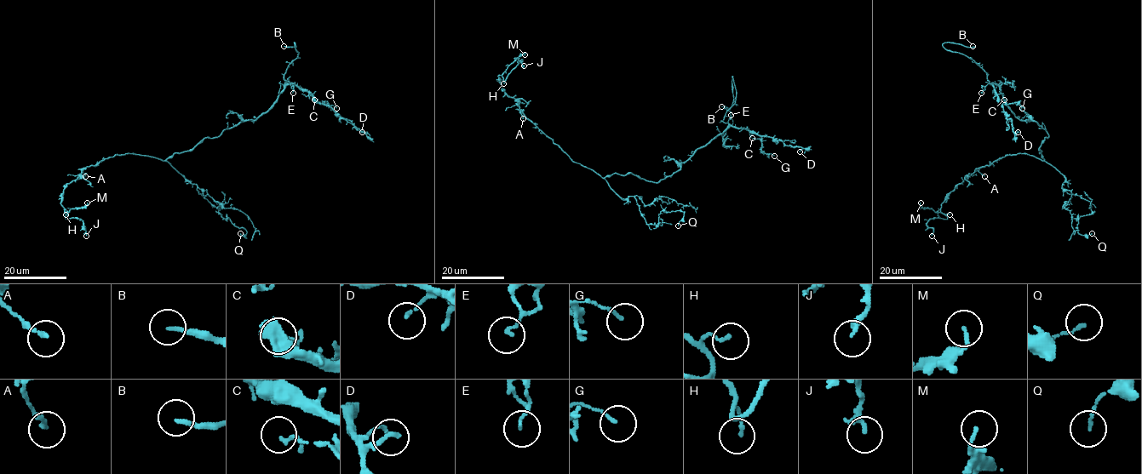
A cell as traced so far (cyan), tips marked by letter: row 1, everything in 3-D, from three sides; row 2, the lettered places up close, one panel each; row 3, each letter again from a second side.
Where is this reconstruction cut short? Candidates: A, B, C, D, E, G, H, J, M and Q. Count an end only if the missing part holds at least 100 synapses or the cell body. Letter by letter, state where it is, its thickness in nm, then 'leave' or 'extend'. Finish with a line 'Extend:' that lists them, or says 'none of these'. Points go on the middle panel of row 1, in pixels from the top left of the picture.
A: at (523, 118); 150 nm thick; leave
B: at (721, 106); 170 nm thick; extend
C: at (752, 138); 110 nm thick; leave
D: at (800, 151); 110 nm thick; leave
E: at (731, 115); 100 nm thick; leave
G: at (774, 156); 120 nm thick; leave
H: at (503, 83); 130 nm thick; leave
J: at (524, 65); 240 nm thick; leave
M: at (525, 54); 140 nm thick; leave
Q: at (678, 225); 110 nm thick; leave
Extend: B

